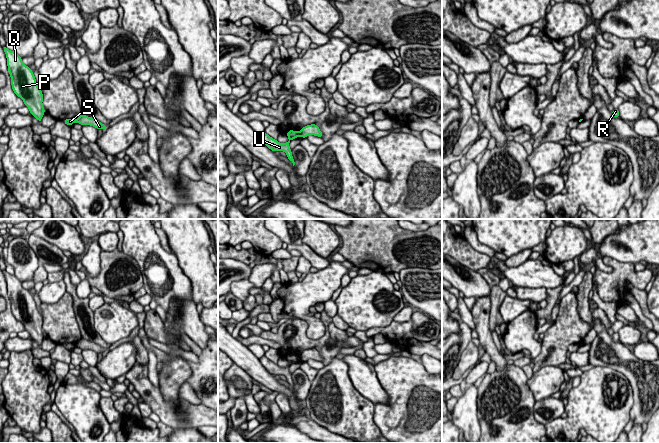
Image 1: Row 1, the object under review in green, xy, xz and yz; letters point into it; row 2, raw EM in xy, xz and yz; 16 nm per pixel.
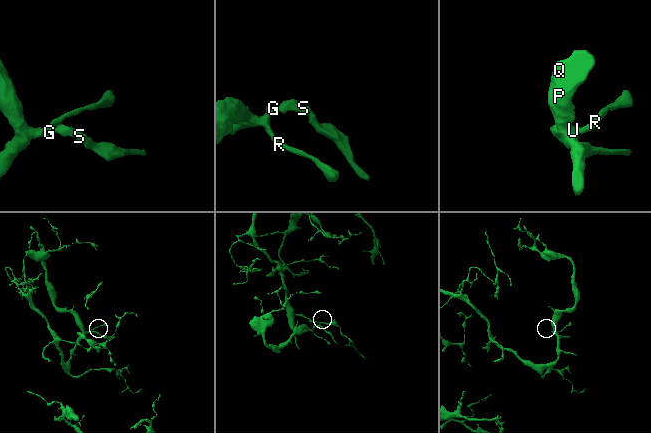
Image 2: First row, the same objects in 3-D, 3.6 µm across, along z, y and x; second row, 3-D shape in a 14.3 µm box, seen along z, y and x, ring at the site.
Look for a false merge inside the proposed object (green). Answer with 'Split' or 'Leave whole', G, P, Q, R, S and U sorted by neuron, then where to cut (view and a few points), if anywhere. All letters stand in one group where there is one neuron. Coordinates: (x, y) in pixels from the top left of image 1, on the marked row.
Split. Groups: G P Q R U / S. Split along xz (298, 132), (300, 134)

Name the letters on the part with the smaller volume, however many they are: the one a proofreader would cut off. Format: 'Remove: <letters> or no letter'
Remove: S

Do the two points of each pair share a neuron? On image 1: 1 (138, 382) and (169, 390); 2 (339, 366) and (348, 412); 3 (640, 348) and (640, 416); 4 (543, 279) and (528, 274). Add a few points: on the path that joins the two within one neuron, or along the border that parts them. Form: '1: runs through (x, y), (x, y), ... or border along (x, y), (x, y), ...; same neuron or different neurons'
1: border along (158, 388), (165, 400), (175, 402), (179, 399); different neurons
2: runs through (339, 377), (343, 401); same neuron
3: border along (633, 352), (638, 358), (648, 361); different neurons
4: runs through (539, 275), (532, 274); same neuron

